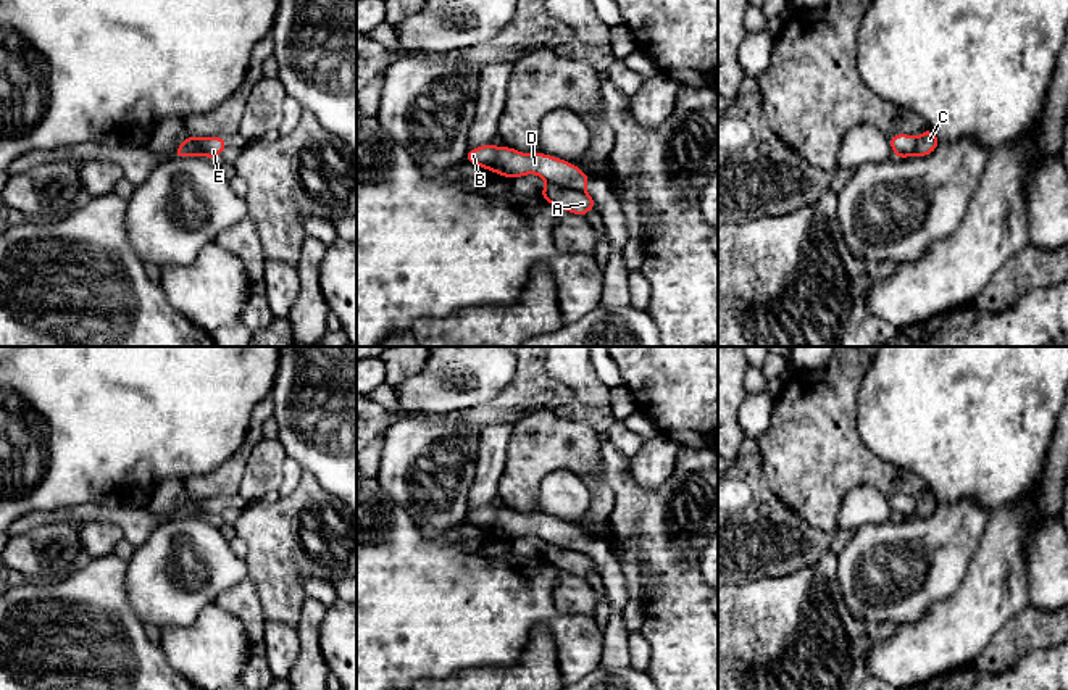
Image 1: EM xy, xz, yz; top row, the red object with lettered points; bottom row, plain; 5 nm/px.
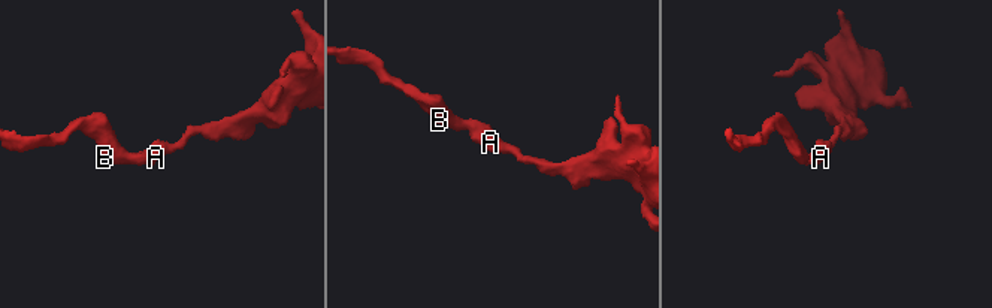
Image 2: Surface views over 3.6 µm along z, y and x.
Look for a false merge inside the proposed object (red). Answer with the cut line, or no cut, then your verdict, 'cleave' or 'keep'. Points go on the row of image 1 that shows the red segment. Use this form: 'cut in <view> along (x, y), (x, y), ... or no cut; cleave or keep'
cut in xz along (547, 181), (584, 191); cleave

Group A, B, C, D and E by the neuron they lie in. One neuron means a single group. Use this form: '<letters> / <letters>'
A C / B D E

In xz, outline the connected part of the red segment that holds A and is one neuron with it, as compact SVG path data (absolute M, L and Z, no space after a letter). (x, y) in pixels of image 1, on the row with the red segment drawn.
M552 182L545 184L540 198L558 210L579 216L586 216L592 208L595 208L595 200L586 190L573 190Z

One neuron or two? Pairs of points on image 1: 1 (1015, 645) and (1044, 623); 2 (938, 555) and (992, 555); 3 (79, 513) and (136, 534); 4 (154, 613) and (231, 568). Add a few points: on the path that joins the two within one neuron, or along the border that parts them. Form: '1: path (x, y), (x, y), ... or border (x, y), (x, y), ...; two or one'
1: path (1022, 639), (1031, 629), (1038, 629); one
2: border (986, 519), (968, 571), (954, 589); two
3: path (94, 513), (110, 513), (121, 519); one
4: path (173, 595), (199, 594), (212, 584); one

